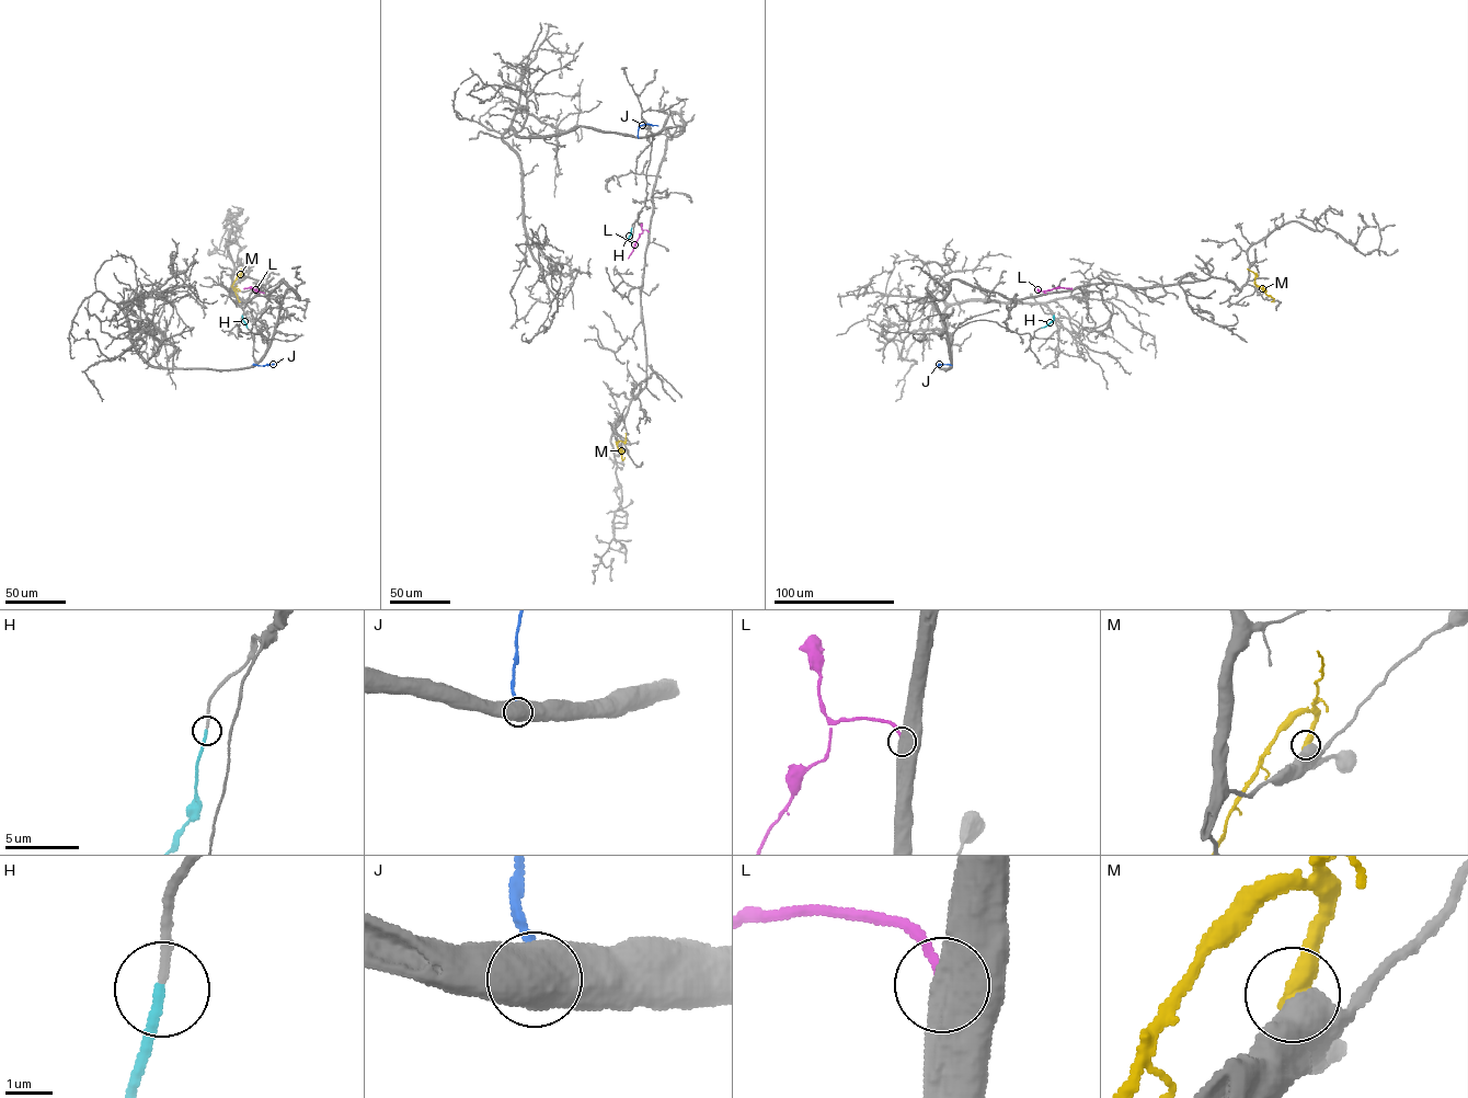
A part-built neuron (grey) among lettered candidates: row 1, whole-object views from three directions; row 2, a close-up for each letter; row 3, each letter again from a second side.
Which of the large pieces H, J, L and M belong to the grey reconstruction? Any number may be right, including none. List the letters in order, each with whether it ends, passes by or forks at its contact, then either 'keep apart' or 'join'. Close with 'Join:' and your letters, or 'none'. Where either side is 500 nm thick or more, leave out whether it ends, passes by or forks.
H: it ends; join
J: keep apart
L: join
M: keep apart
Join: H, L

